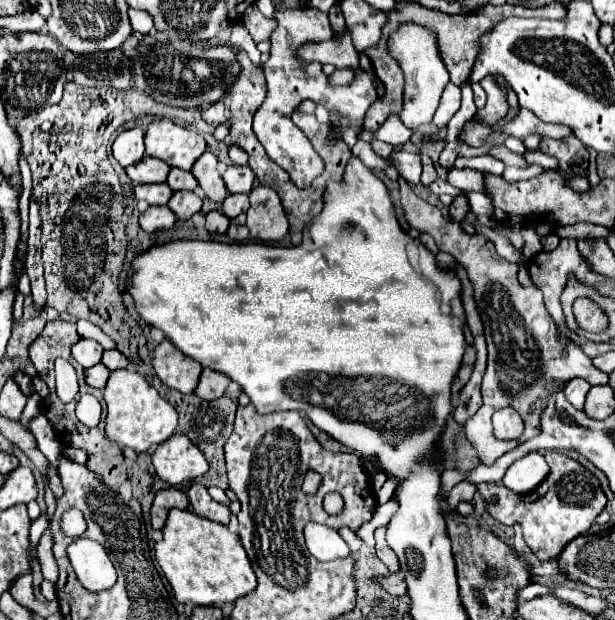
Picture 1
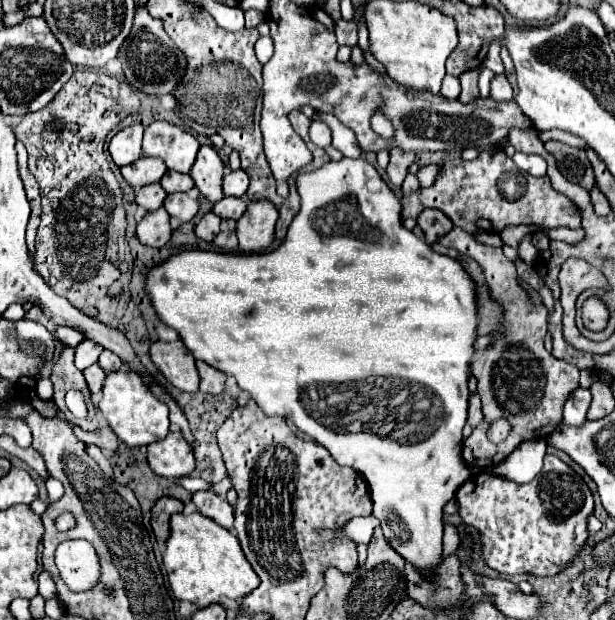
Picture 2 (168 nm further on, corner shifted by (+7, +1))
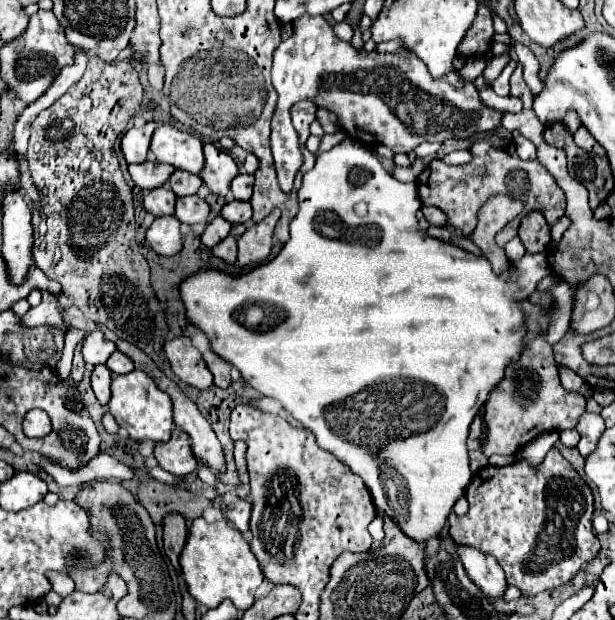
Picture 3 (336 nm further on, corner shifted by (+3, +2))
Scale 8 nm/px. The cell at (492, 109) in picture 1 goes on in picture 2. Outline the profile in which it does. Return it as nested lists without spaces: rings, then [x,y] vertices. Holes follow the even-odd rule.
[[[496,75],[490,83],[490,97],[494,101],[510,101],[512,99],[512,87],[506,79],[506,75]]]

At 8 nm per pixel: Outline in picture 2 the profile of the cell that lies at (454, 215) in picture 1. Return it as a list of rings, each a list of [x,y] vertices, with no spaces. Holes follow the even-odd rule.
[[[426,209],[424,215],[418,217],[418,225],[422,227],[422,231],[426,233],[426,243],[434,243],[438,237],[446,235],[448,229],[452,229],[452,221],[448,219],[448,215],[444,215],[438,209]]]

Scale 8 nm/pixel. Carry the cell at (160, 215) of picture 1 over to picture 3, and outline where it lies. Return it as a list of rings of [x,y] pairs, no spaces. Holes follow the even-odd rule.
[[[162,216],[152,222],[146,232],[146,242],[160,256],[174,256],[182,250],[180,222],[174,216]]]

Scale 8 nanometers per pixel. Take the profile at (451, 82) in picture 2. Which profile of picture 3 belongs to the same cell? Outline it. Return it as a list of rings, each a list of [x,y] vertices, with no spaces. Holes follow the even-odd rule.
[[[468,58],[466,66],[460,70],[460,74],[466,80],[476,80],[476,76],[480,76],[480,72],[484,72],[484,64],[486,64],[484,58]]]

